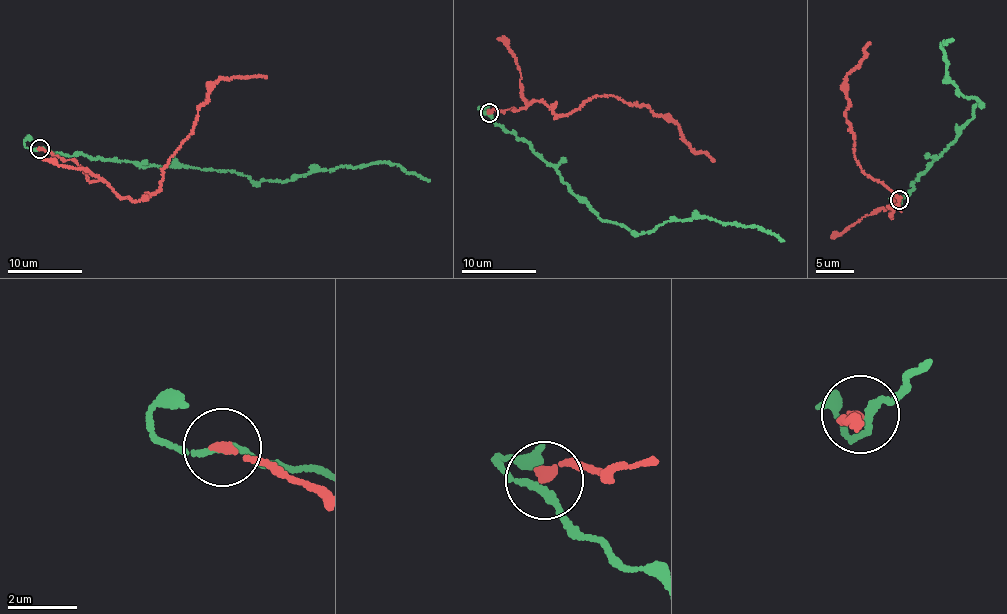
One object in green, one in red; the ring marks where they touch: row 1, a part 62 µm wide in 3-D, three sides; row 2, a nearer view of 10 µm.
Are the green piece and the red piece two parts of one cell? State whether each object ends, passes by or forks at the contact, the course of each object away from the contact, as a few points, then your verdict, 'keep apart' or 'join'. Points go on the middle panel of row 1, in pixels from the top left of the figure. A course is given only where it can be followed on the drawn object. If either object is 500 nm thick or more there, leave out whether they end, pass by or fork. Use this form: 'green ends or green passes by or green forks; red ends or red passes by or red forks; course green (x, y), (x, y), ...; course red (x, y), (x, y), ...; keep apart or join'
green passes by; red ends; course green (490, 113), (555, 168), (603, 220), (638, 234), (664, 222), (704, 215), (723, 223), (754, 224), (783, 240); course red (490, 113), (515, 111), (534, 101), (566, 114), (597, 95), (615, 96), (672, 120), (683, 141), (714, 161); keep apart

